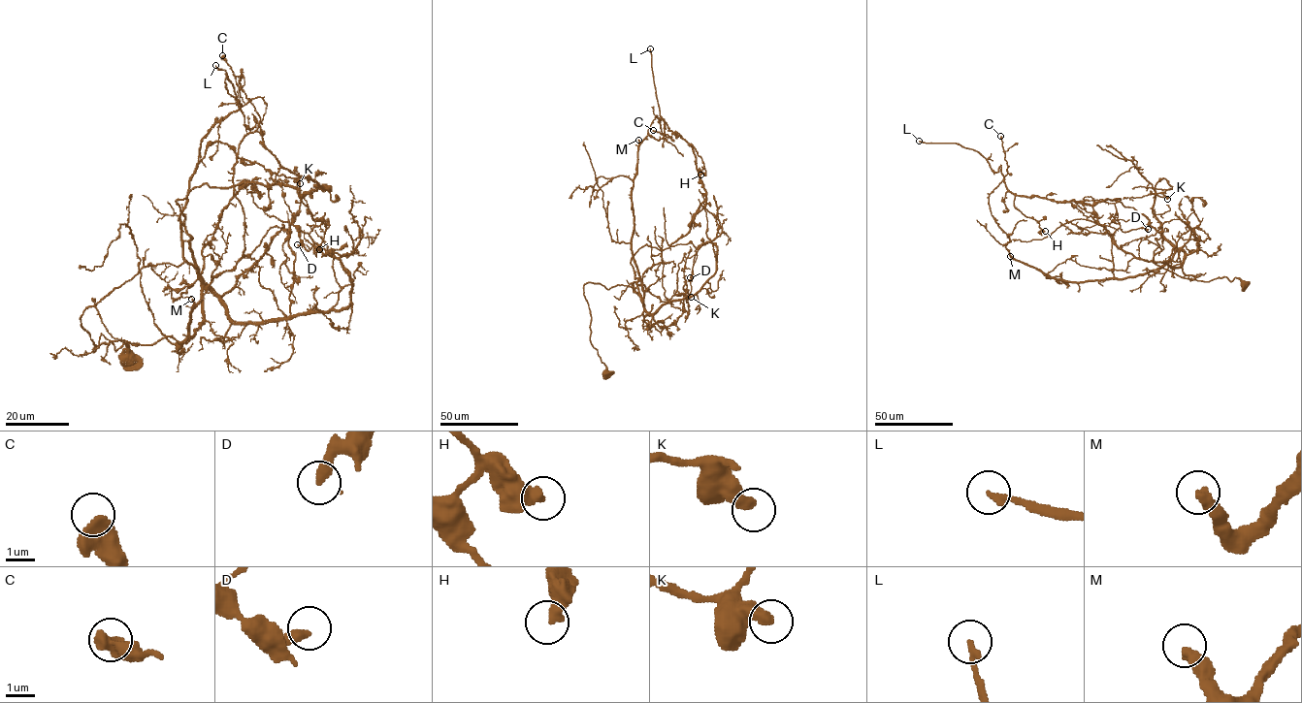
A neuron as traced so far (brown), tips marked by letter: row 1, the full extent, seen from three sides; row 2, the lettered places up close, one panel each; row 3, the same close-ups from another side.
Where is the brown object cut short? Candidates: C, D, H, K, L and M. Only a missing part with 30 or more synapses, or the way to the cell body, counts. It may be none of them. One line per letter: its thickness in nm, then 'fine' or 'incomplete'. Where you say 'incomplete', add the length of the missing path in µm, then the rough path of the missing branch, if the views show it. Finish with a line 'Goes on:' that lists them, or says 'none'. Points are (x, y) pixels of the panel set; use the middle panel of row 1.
C: calibre 500 nm; fine
D: calibre 360 nm; fine
H: calibre 440 nm; fine
K: calibre 440 nm; fine
L: calibre 190 nm; incomplete; missing 80 µm
M: calibre 400 nm; incomplete; missing 120 µm; course (638, 140), (628, 136), (605, 143), (597, 150), (593, 147), (576, 103), (583, 52), (578, 47), (574, 47)
Goes on: L, M

